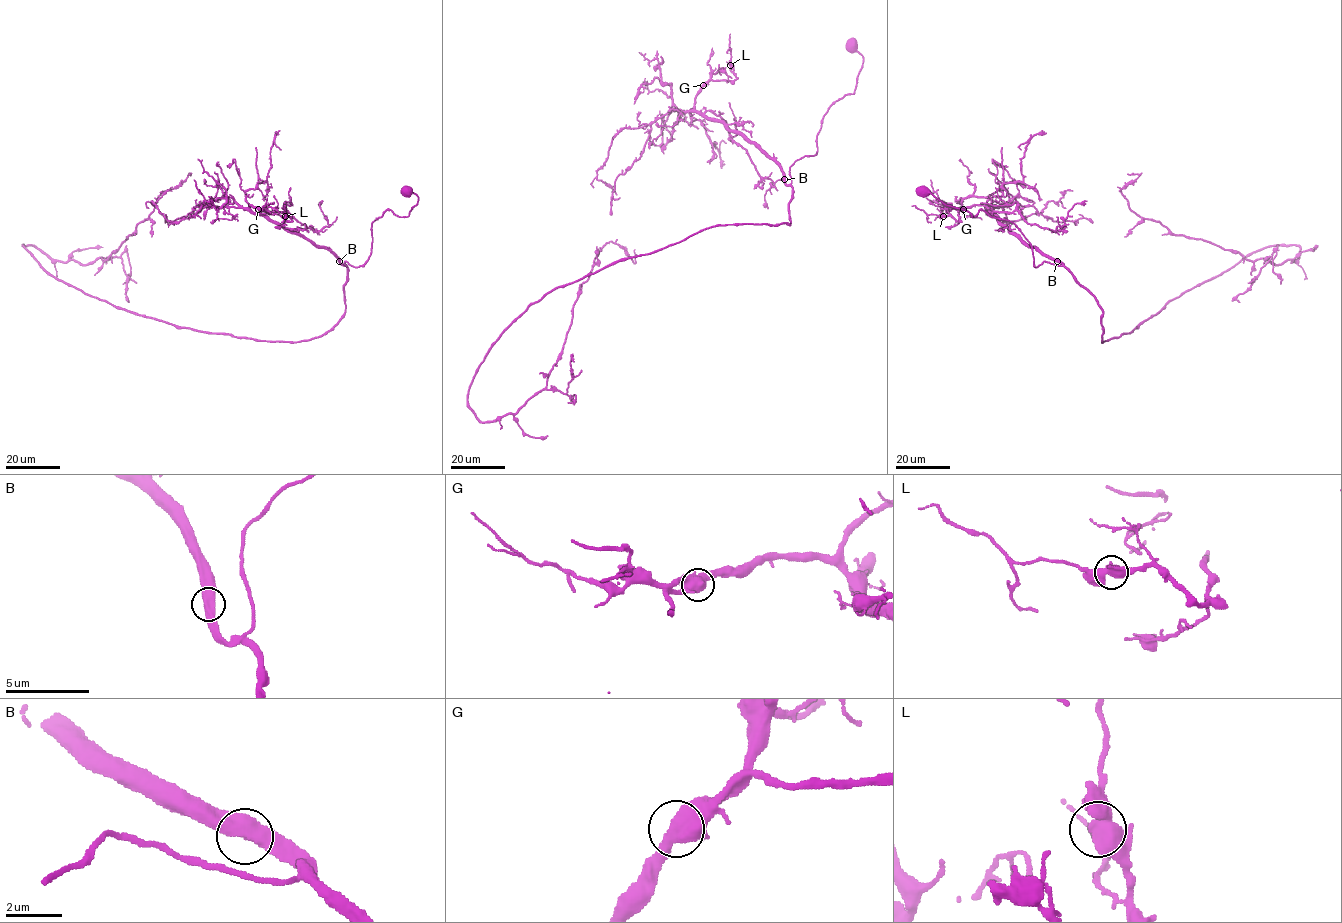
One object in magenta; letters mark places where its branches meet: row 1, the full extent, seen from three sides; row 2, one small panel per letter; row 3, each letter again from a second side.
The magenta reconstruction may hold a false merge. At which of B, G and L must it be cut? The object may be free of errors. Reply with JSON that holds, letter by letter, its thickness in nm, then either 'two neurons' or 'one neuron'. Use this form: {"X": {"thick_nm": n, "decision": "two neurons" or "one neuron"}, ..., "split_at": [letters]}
{"B": {"thick_nm": 600, "decision": "one neuron"}, "G": {"thick_nm": 550, "decision": "one neuron"}, "L": {"thick_nm": 550, "decision": "one neuron"}, "split_at": []}

